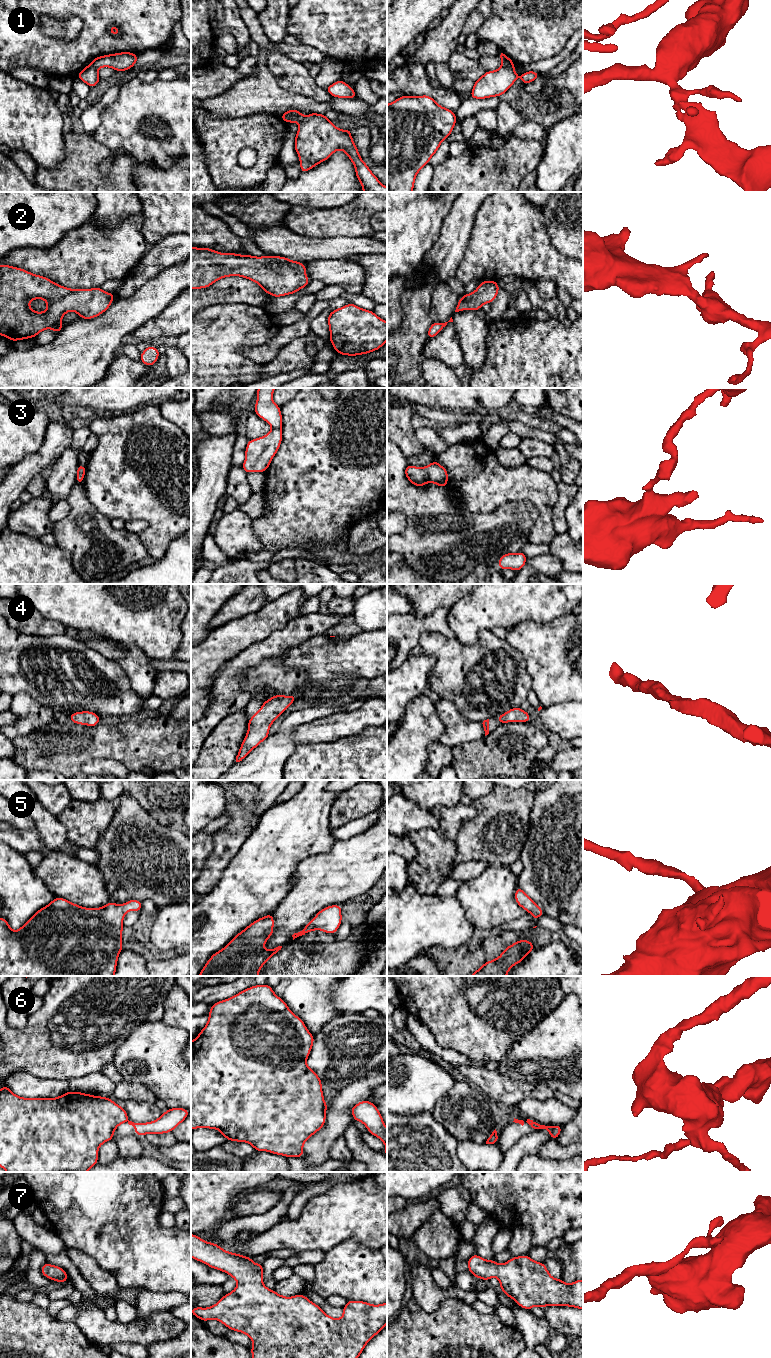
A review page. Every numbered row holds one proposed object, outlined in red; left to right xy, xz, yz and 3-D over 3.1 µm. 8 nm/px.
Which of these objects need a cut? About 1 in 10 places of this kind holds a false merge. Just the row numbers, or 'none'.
1, 6

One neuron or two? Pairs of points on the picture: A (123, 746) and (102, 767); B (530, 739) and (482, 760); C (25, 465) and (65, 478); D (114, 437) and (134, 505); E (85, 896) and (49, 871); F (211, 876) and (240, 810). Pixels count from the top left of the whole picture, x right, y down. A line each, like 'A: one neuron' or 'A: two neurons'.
A: two neurons
B: one neuron
C: two neurons
D: one neuron
E: one neuron
F: one neuron

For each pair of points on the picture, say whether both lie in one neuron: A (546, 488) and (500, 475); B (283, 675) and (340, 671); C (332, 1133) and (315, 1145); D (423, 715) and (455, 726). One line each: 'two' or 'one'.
A: one
B: one
C: one
D: two

